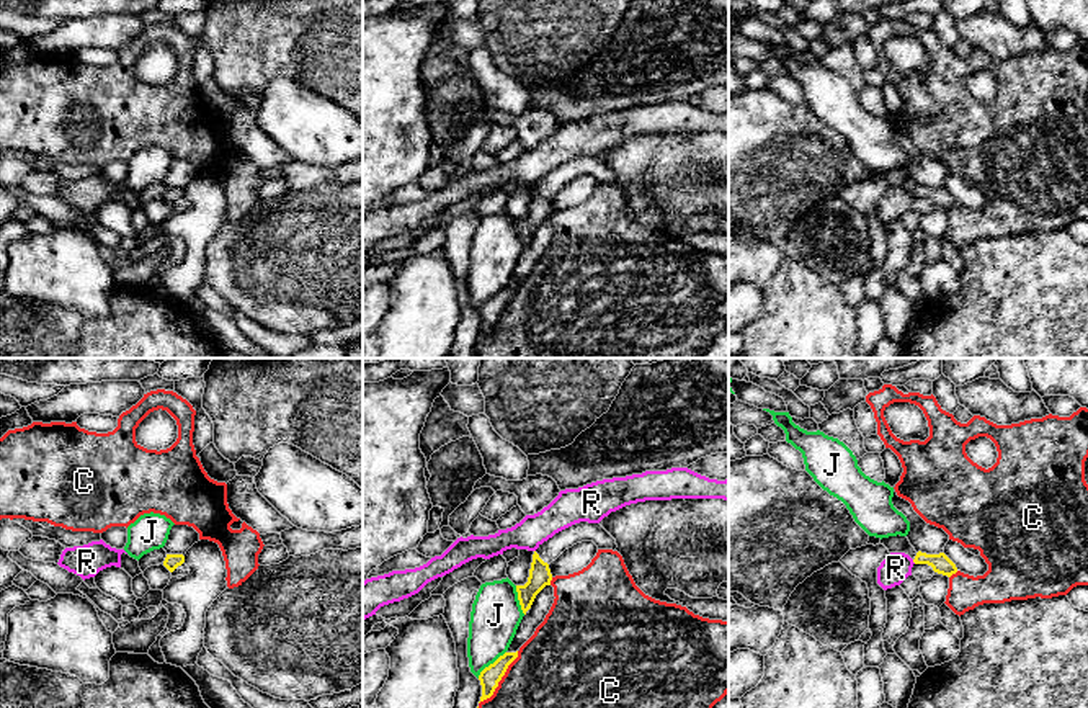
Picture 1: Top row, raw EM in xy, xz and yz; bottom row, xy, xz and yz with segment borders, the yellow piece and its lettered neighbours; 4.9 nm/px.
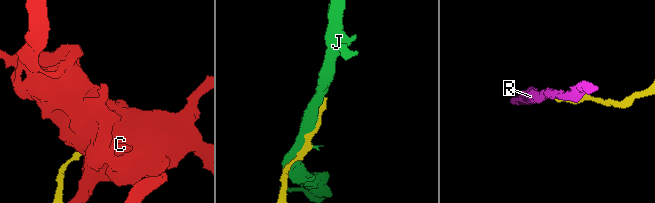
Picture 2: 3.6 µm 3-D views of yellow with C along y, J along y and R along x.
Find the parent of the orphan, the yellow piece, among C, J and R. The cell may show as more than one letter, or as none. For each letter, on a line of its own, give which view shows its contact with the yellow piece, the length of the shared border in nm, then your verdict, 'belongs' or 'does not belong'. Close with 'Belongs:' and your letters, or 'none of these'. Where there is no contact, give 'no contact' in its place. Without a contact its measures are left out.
C: contact in xz; length 320 nm; does not belong
J: contact in xz; length 190 nm; does not belong
R: contact in yz; length 30 nm; does not belong
Belongs: none of these

